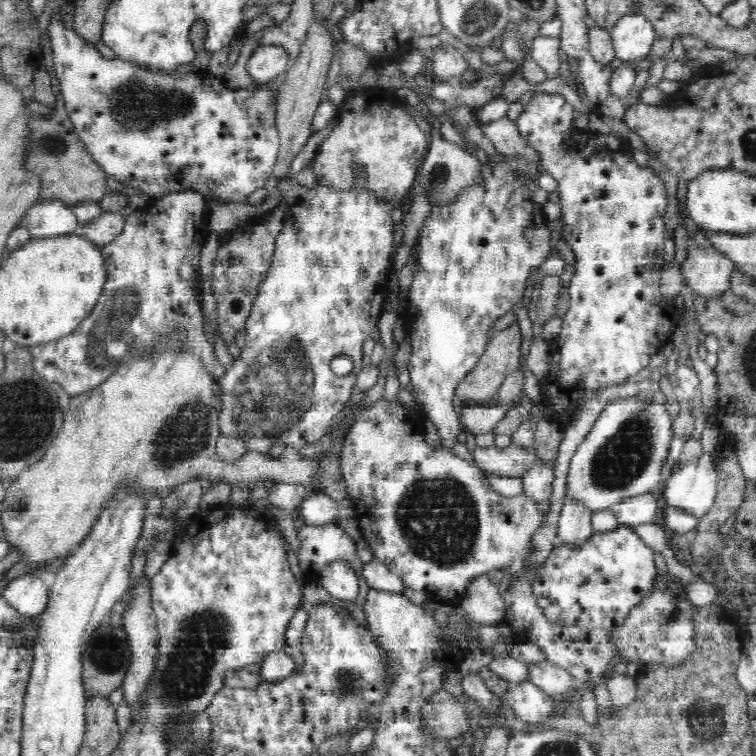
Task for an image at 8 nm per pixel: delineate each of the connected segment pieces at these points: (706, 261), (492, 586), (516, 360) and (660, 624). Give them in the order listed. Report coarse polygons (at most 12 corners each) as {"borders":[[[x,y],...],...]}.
{"borders":[[[714,247],[690,248],[681,276],[693,294],[728,290],[734,262]],[[478,575],[460,604],[481,625],[506,621],[497,581]],[[518,322],[495,332],[455,387],[461,404],[493,402],[520,368]],[[668,573],[608,631],[621,662],[682,665],[694,652],[685,586]]]}

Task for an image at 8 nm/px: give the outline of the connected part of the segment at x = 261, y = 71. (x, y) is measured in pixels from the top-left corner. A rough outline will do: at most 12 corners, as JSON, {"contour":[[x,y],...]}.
{"contour":[[259,46],[246,68],[257,85],[284,74],[289,54]]}

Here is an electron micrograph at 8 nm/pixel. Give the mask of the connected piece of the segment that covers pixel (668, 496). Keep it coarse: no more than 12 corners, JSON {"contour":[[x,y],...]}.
{"contour":[[709,453],[664,482],[666,506],[703,517],[717,497]]}

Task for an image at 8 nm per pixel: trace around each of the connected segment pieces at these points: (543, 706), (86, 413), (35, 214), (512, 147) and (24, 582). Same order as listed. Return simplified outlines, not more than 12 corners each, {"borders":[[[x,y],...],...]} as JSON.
{"borders":[[[529,681],[510,683],[505,698],[531,725],[553,719],[554,698]],[[194,351],[124,363],[69,402],[6,486],[24,562],[60,558],[124,484],[315,489],[319,459],[216,453]],[[39,200],[23,218],[33,239],[79,232],[75,212]],[[514,120],[475,121],[498,152],[536,161],[540,154],[522,138]],[[39,575],[8,582],[1,596],[31,619],[44,612],[48,592]]]}

